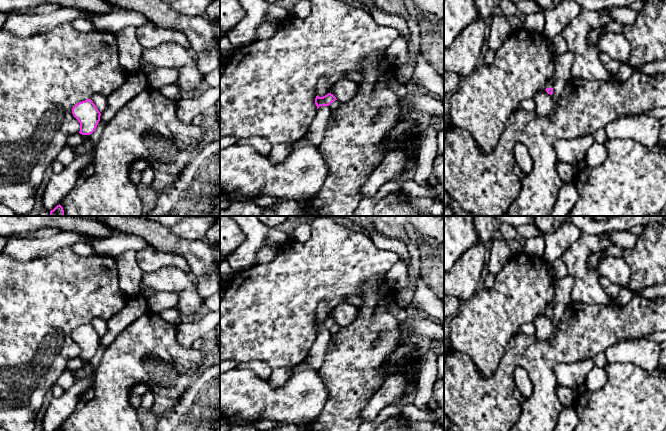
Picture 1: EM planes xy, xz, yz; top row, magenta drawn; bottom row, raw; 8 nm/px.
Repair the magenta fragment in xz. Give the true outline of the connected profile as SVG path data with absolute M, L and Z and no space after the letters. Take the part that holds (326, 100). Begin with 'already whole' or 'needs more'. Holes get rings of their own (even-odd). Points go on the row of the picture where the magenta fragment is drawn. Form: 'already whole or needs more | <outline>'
already whole | M328 93L327 95L325 95L323 97L319 97L317 95L315 98L315 104L318 109L320 106L329 106L335 100L337 100L336 97L331 93Z

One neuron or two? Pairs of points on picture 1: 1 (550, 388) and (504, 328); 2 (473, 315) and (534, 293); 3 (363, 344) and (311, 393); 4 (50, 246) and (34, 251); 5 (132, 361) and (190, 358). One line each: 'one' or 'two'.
1: two
2: one
3: two
4: one
5: one

